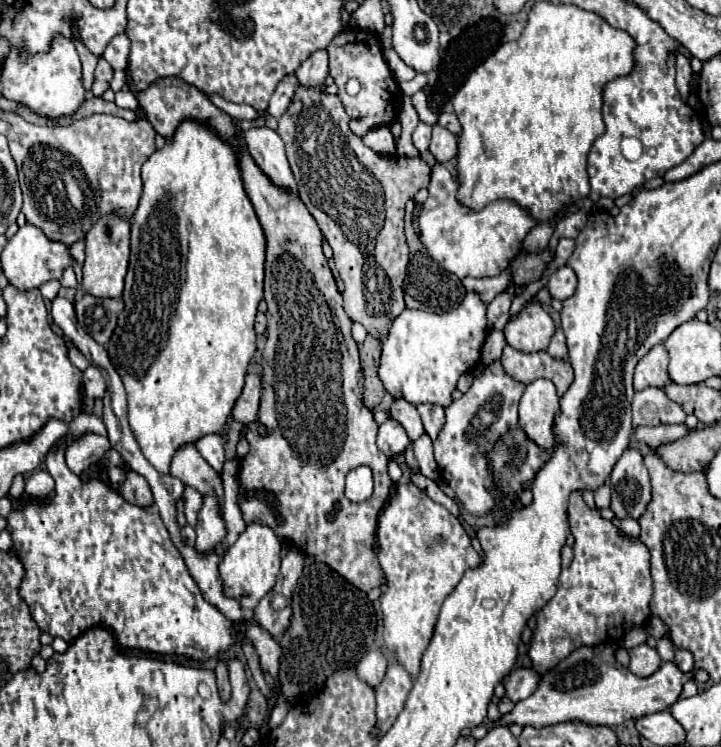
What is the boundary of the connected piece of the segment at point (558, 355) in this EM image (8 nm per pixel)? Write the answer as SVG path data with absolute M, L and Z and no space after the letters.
M557 329L557 333L553 335L547 353L549 353L551 357L555 357L555 359L563 359L563 361L567 359L567 345L565 345L565 335L563 335L561 329Z

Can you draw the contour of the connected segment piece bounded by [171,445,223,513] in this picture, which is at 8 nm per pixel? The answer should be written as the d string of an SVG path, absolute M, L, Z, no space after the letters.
M193 445L179 449L171 463L171 475L179 477L187 487L193 487L203 497L211 495L219 501L219 513L223 513L223 483L211 465L195 451Z

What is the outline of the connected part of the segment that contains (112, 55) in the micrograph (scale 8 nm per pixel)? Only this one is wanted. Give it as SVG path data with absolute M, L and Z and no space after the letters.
M115 35L111 41L109 41L109 45L105 47L105 51L103 51L103 59L107 61L107 63L111 63L111 67L113 69L127 69L127 55L129 55L129 51L131 51L131 43L129 43L129 39L127 39L127 35Z

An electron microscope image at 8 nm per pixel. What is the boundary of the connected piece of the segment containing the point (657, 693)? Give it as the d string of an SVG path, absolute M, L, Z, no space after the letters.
M581 647L547 671L537 691L527 699L517 701L513 711L501 715L497 725L517 723L541 729L577 719L589 725L613 727L627 719L639 719L643 715L669 709L679 699L679 693L689 679L693 679L693 675L683 675L675 663L663 663L659 671L643 679L633 675L627 667L603 663L599 655L593 655L593 649Z

